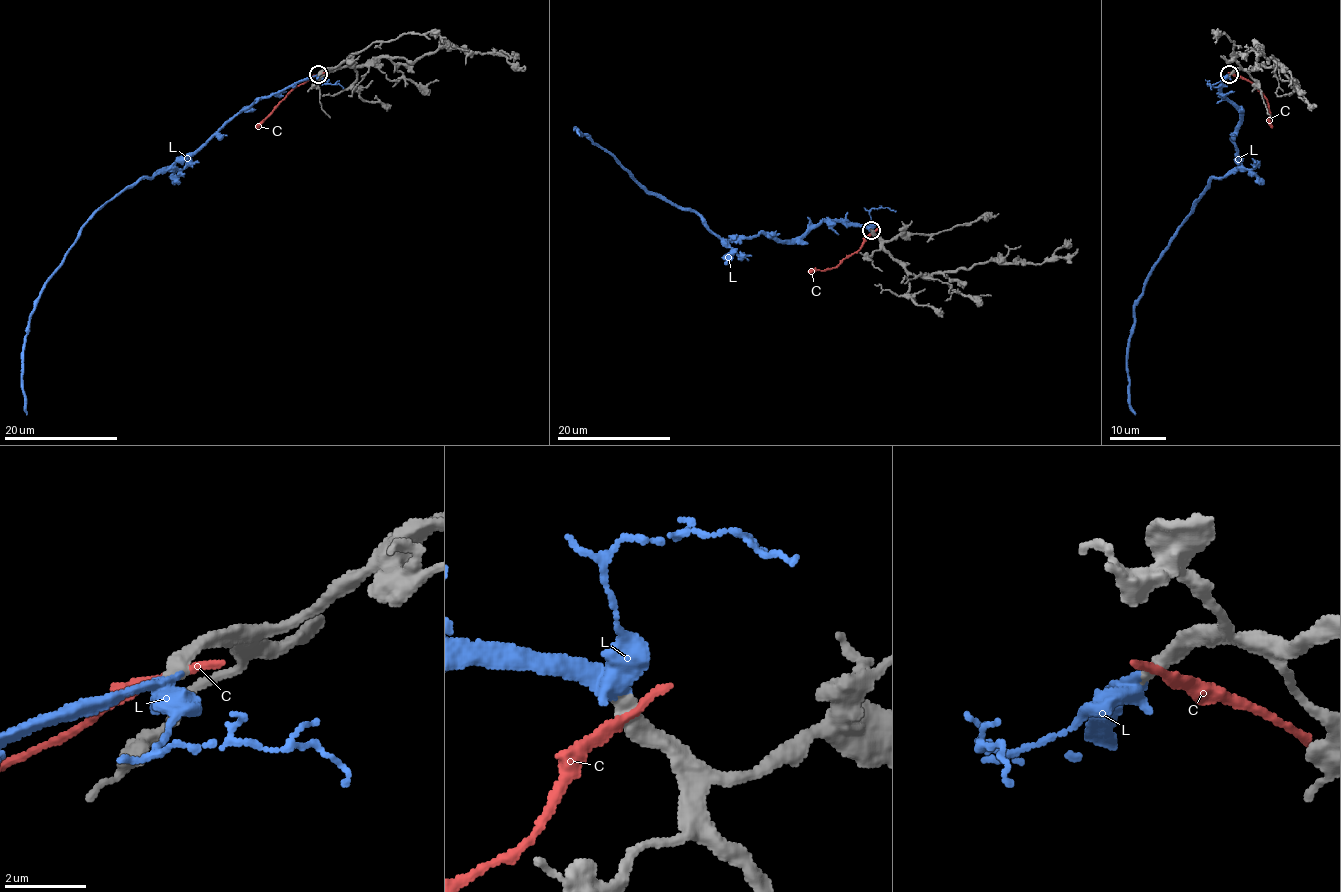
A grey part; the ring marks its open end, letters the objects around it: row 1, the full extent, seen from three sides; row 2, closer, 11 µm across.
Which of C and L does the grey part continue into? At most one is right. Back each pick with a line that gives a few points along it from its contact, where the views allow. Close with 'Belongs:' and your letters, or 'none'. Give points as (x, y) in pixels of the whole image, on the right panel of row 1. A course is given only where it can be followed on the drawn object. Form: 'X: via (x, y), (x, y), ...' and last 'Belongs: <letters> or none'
L: via (1229, 75), (1220, 93), (1240, 116), (1239, 166), (1210, 180), (1144, 285), (1127, 354), (1135, 415)
Belongs: L

